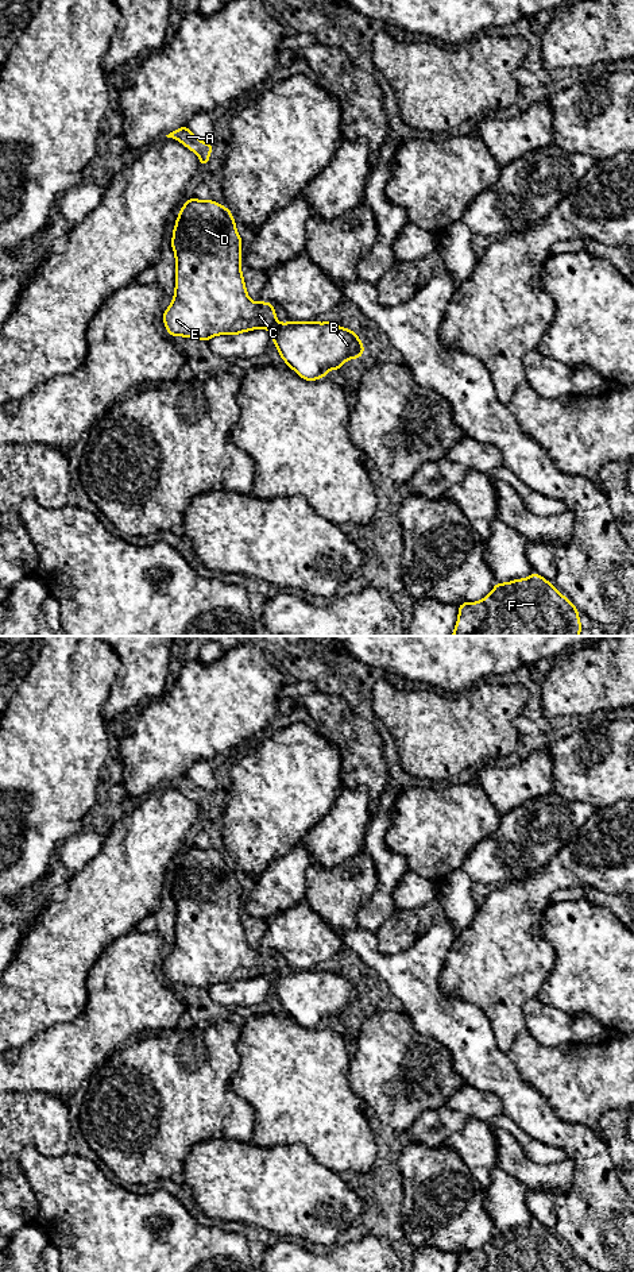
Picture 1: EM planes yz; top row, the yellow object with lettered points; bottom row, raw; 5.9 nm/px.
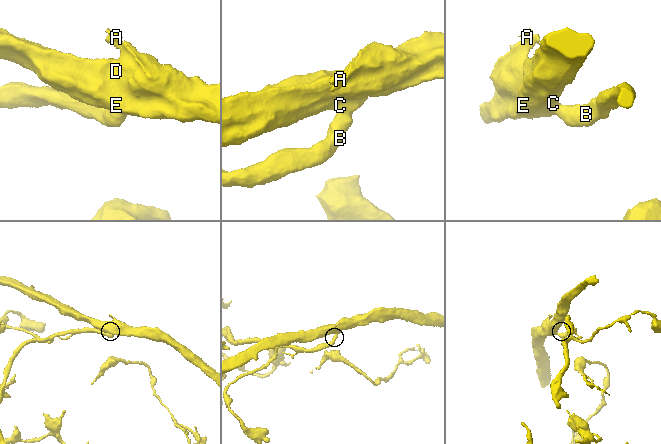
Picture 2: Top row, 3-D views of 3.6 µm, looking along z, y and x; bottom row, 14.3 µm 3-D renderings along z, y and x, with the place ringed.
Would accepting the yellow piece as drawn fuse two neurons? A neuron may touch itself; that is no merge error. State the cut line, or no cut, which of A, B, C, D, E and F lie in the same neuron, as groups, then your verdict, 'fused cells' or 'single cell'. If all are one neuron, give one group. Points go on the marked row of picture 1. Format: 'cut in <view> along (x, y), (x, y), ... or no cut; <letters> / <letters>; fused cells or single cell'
no cut; A B C D E F; single cell

